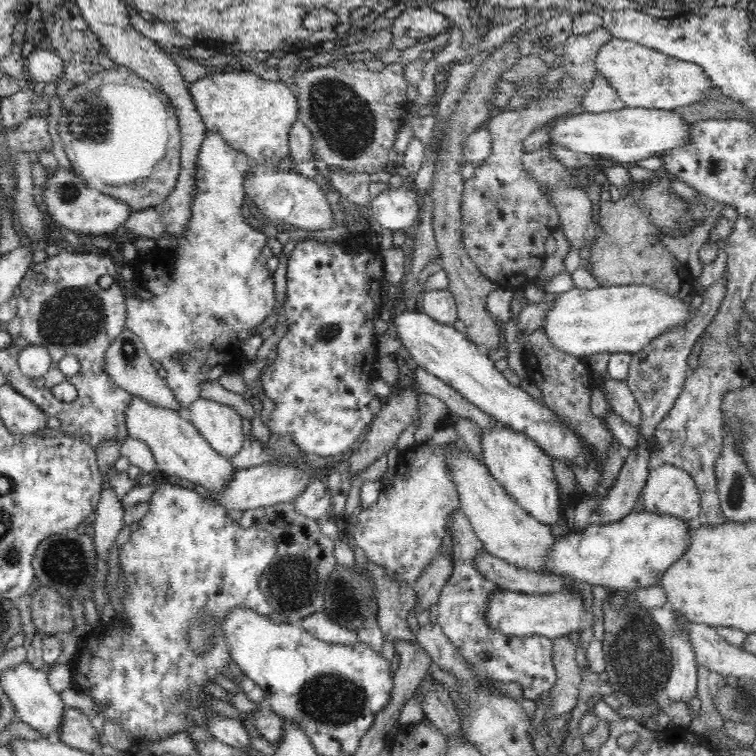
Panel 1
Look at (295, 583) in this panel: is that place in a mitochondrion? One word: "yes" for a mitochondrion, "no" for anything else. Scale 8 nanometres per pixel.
yes

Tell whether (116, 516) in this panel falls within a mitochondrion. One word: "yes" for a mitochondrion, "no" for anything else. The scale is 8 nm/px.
no

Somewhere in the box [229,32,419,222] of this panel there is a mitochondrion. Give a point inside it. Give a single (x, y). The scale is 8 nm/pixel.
(343, 118)

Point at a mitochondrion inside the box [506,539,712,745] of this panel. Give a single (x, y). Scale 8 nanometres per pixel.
(640, 668)

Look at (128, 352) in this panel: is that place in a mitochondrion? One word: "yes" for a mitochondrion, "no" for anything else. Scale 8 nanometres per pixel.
yes

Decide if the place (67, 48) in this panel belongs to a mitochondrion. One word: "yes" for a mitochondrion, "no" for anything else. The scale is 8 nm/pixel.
no

